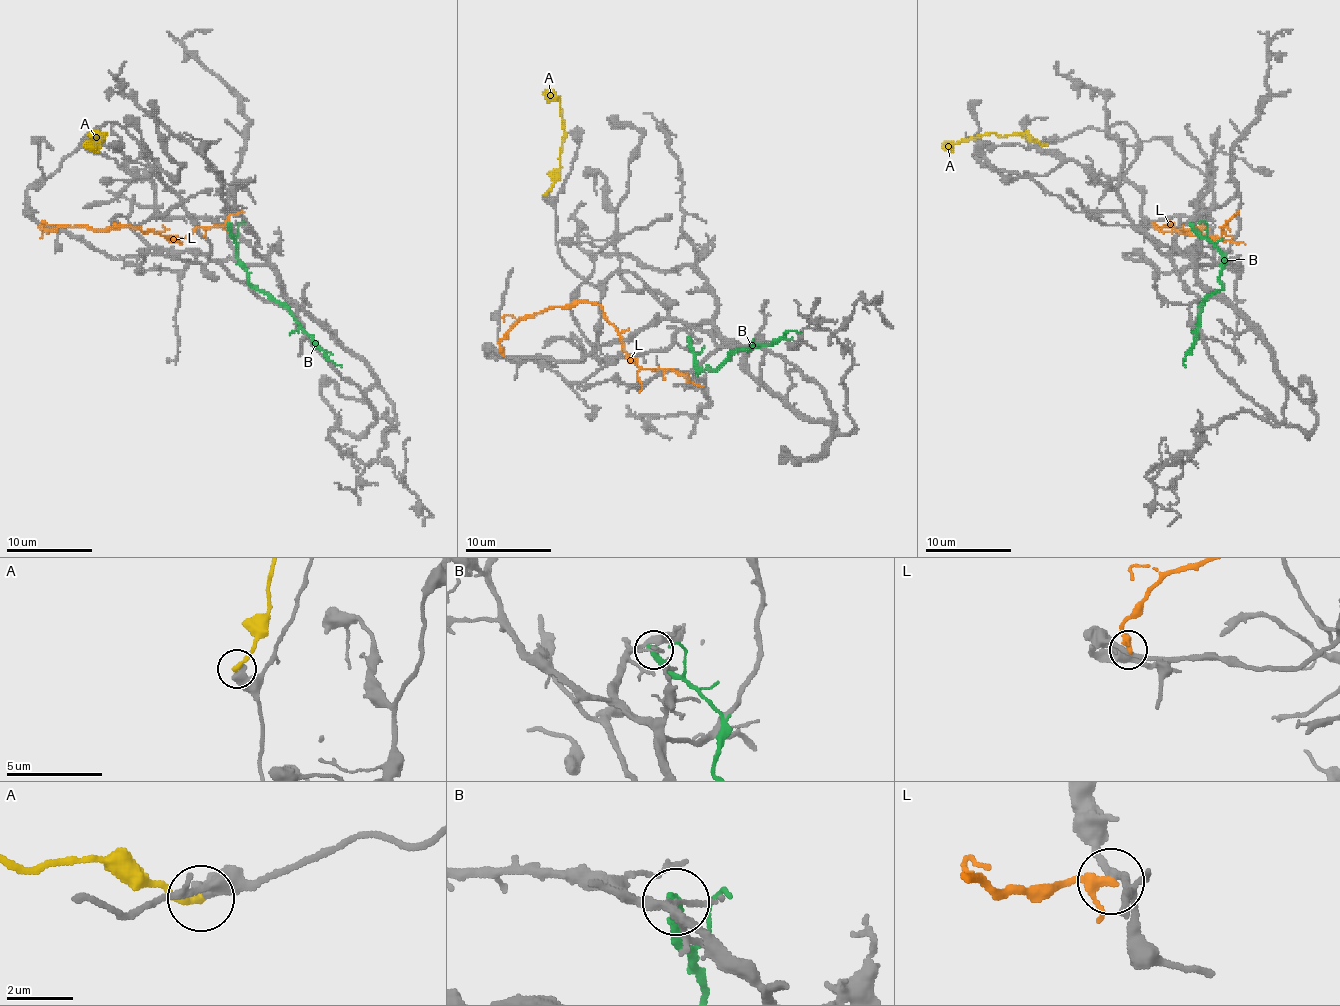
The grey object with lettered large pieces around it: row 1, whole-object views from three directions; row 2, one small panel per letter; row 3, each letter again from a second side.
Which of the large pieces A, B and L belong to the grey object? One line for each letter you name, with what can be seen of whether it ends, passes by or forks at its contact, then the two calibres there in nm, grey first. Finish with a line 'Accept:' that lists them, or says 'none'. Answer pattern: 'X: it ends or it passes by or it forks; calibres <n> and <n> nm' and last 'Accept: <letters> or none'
Accept: none

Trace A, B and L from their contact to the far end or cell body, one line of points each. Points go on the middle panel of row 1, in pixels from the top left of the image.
A: (545, 195), (560, 167), (564, 132), (560, 100), (542, 92)
B: (689, 339), (697, 369), (712, 369), (740, 349), (770, 345), (790, 330), (800, 332)
L: (502, 354), (499, 341), (521, 319), (596, 302), (639, 367), (674, 369), (704, 386)

